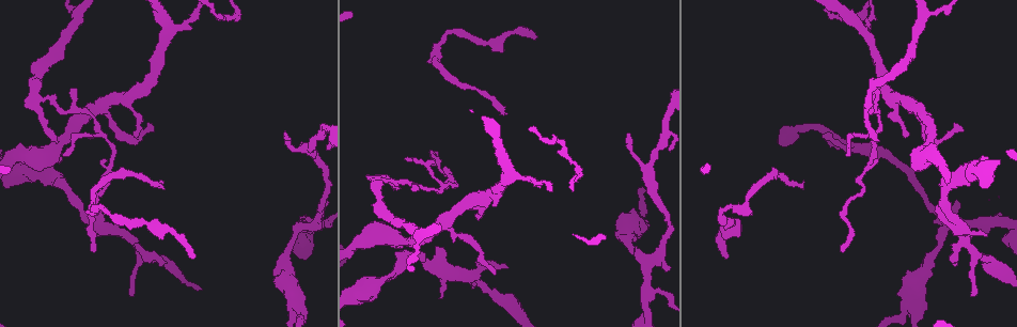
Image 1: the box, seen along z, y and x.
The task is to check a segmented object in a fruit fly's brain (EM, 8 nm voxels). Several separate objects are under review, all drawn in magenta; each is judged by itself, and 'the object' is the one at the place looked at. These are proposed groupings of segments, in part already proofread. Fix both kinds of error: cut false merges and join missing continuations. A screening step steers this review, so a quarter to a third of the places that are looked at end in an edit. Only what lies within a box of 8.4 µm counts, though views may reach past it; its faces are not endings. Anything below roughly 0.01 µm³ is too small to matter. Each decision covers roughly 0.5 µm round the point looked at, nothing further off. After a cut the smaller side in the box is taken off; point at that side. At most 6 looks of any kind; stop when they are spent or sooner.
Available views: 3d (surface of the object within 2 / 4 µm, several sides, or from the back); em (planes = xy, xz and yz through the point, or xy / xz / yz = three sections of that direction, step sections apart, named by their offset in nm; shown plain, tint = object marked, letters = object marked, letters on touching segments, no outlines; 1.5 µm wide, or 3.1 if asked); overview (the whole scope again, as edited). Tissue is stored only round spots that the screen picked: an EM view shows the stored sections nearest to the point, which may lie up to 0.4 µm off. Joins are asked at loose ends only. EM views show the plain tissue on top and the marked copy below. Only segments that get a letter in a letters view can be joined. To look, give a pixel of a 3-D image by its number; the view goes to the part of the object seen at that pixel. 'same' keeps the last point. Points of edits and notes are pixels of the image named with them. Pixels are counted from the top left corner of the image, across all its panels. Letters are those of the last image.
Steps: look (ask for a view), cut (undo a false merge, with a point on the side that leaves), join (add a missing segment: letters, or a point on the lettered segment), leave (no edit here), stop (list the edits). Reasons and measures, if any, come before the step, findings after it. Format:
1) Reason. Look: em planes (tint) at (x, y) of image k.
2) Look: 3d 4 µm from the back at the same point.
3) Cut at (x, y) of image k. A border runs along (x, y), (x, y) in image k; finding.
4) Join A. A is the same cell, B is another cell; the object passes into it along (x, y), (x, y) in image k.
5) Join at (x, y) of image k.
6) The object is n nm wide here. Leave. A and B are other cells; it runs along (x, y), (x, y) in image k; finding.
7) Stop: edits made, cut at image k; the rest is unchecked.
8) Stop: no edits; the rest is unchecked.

Branch stops here. Look: 3d 4 µm at (957, 264) of image 1.

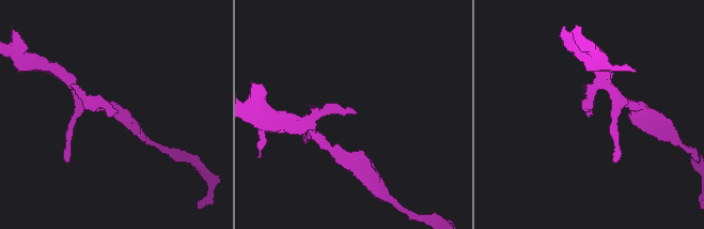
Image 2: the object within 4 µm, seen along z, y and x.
Shape alone is not enough. Look: em planes (letters) at (355, 111) of image 2.

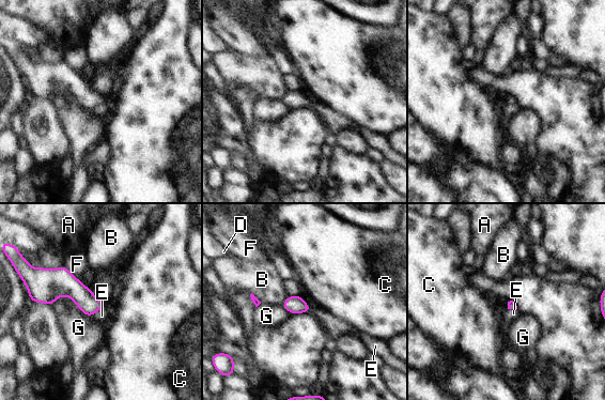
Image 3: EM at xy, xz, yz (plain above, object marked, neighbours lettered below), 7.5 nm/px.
The longest contact is with G, 320 nm. Leave. A, B, C, D, E, F and G are other cells; no lettered segment goes on from it.

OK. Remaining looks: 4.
Thin end. Look: em planes (letters) at (135, 135) of image 1.

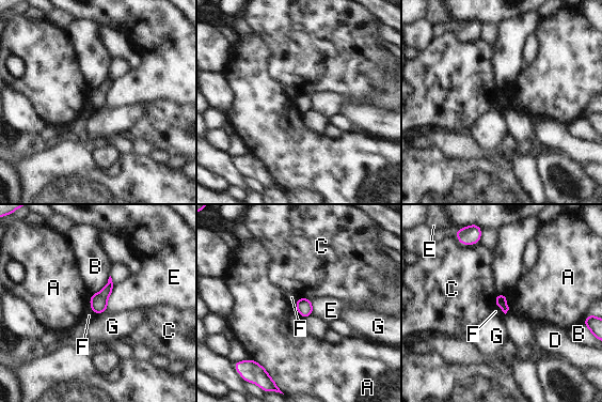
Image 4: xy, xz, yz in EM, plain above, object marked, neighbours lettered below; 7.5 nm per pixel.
The longest contact is with B, 220 nm. Leave. A, B, C, D, E, F and G are other cells; none of them fits.

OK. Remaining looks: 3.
Thin end. Look: em planes (letters) at (160, 184) of image 1.

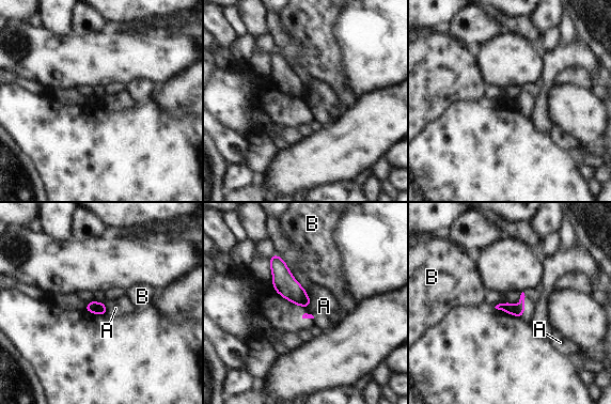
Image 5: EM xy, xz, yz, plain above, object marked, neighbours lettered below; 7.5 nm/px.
Leave. A and B are other cells; a border runs along (105, 302), (108, 314) in image 5; none of them fits.

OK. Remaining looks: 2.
Stop: no edits; the rest is unchecked.

